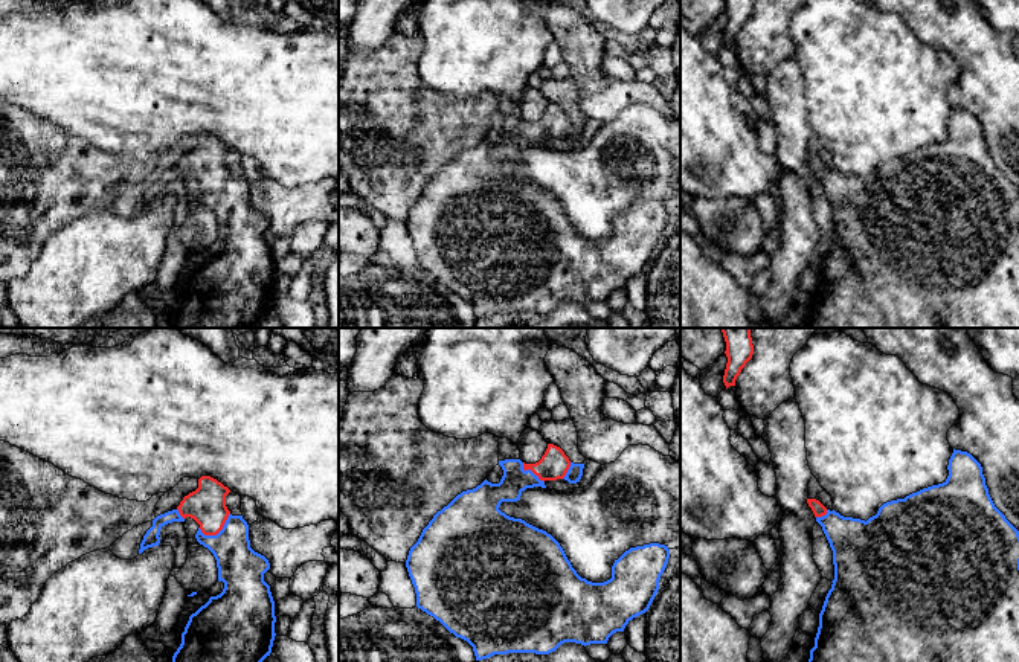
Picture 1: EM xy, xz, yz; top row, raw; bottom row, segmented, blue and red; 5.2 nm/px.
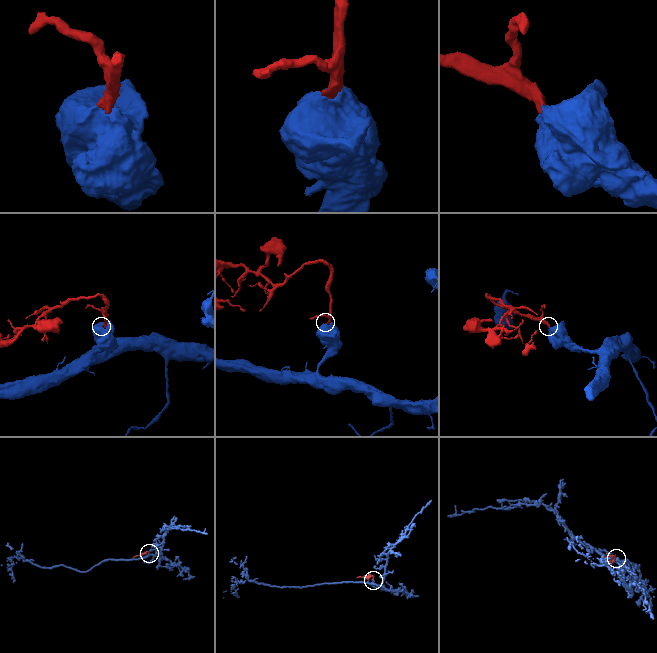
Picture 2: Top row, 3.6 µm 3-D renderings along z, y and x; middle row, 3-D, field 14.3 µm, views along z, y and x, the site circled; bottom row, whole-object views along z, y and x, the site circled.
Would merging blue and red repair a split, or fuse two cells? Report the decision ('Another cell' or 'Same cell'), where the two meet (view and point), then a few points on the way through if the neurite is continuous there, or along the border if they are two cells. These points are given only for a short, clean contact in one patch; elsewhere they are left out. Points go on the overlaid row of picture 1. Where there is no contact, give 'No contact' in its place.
Same cell. Touches blue at xy (220, 531). Path across: xy (241, 569), (228, 539), (220, 531), (206, 505)

